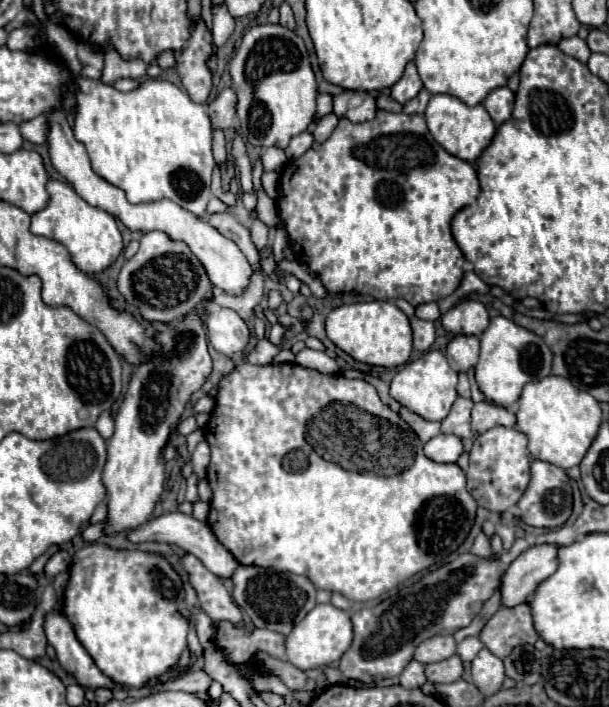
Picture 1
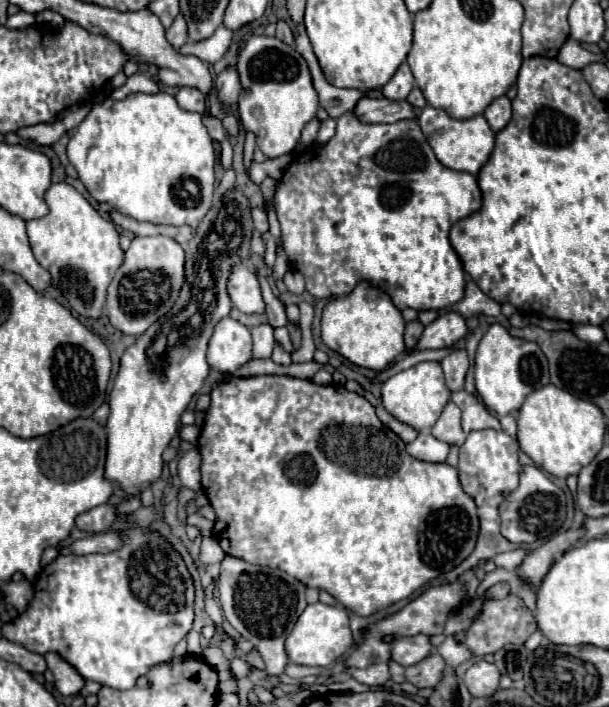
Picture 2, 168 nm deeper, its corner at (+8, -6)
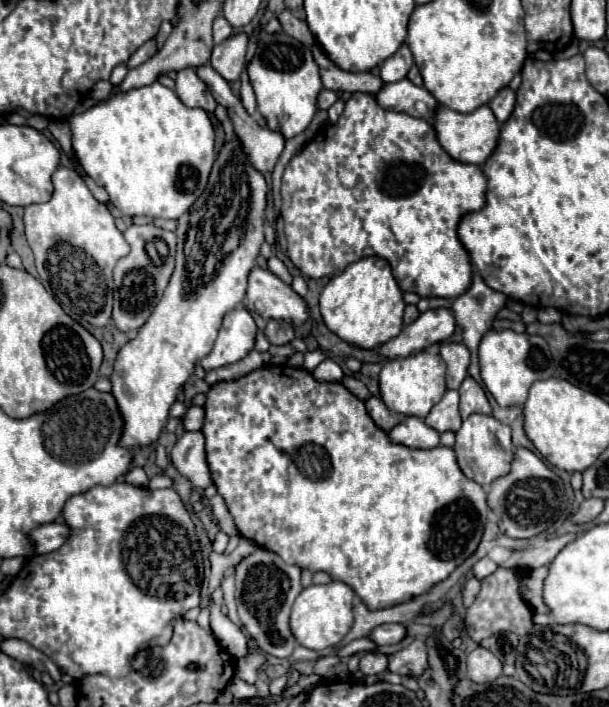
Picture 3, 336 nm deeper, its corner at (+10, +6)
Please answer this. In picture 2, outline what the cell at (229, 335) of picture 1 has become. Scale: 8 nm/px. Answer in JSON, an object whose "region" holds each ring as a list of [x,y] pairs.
{"region":[[[233,318],[221,320],[211,336],[207,362],[219,374],[233,374],[251,360],[251,332]]]}

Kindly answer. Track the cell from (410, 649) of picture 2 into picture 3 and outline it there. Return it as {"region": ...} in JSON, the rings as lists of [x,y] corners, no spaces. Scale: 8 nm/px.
{"region":[[[381,624],[377,626],[369,638],[373,642],[377,642],[379,646],[387,646],[387,644],[397,644],[407,636],[407,626],[405,624]]]}

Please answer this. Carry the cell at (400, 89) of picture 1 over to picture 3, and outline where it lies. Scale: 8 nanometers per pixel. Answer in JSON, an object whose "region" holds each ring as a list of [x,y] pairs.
{"region":[[[403,44],[389,60],[383,62],[381,66],[381,78],[383,82],[399,82],[407,76],[409,68],[413,66],[413,56],[407,44]]]}

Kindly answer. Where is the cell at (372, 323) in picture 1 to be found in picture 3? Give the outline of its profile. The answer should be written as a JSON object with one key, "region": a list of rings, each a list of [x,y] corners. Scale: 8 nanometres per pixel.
{"region":[[[363,258],[349,264],[339,276],[335,276],[321,292],[319,308],[325,326],[341,340],[373,350],[395,338],[403,330],[403,292],[399,290],[391,266],[383,258]]]}

